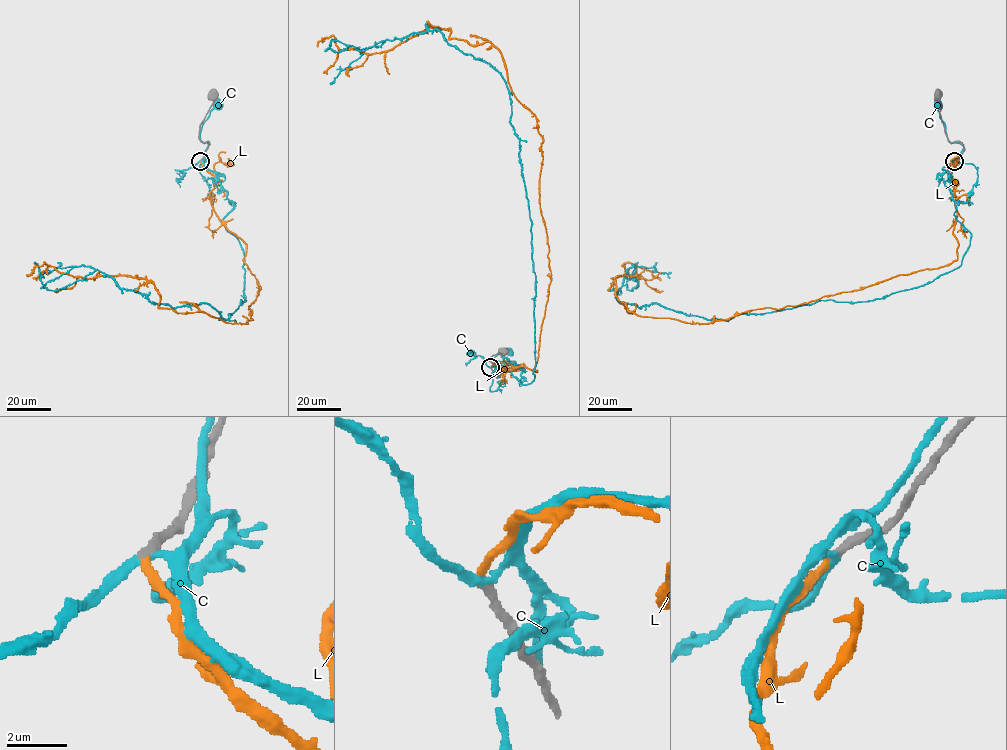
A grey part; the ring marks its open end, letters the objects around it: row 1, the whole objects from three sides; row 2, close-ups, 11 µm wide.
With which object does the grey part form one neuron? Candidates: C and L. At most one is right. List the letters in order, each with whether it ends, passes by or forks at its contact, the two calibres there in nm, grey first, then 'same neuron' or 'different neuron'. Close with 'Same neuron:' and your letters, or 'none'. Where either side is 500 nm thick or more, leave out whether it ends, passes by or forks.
C: it passes by; 320 nm thick on the grey side, 200 nm on the other; different neuron
L: it ends there; 320 nm thick on the grey side, 240 nm on the other; same neuron
Same neuron: L

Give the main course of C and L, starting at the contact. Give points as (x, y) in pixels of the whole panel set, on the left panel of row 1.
C: (200, 160), (204, 158), (208, 144), (200, 139), (201, 128), (217, 102)
L: (200, 161), (260, 286), (246, 323), (161, 308), (144, 279), (45, 263), (27, 274)

